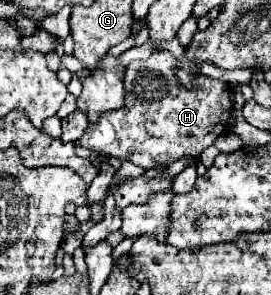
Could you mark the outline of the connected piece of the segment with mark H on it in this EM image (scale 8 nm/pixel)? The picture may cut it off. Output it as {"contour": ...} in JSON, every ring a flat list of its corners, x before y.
{"contour":[[167,50,155,52,149,60,129,64,125,70,123,84,125,84,123,108,101,114,99,120,85,130,85,134,77,140,77,144,95,152,111,154,119,160,131,160,141,168,155,168,157,164,169,166,171,162,183,156,201,154,227,128,231,108,233,108,229,86,221,80,201,80,199,76,195,76,195,90,183,90,183,86,179,86,179,78,175,78,175,58]]}

